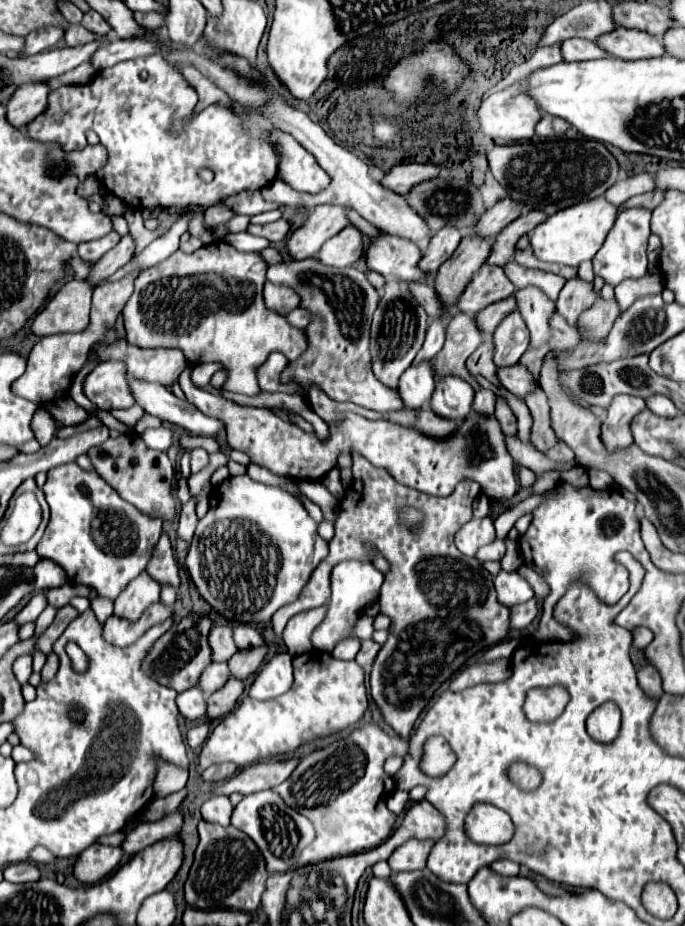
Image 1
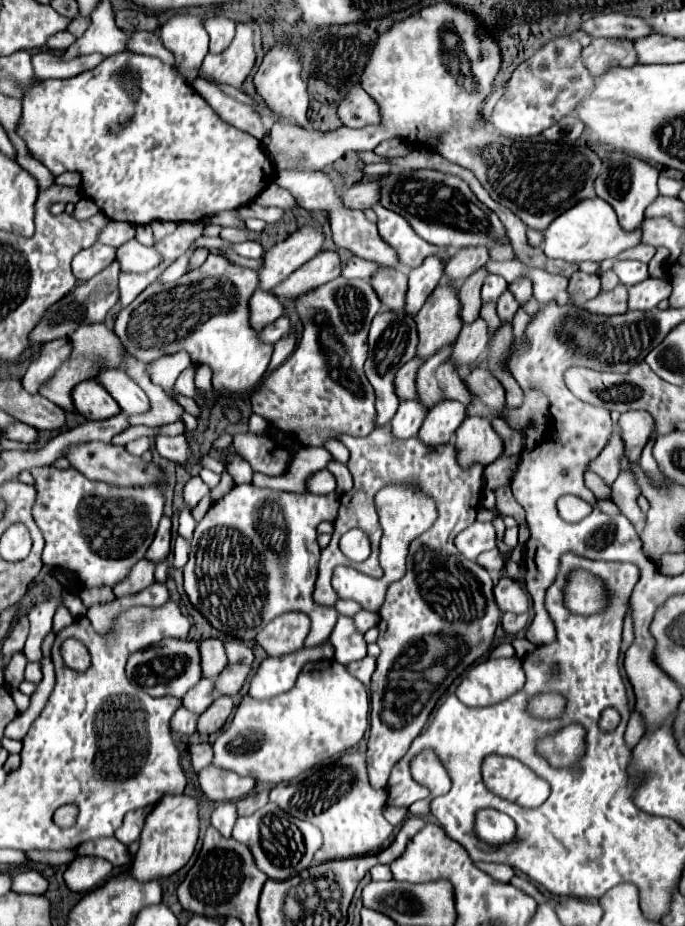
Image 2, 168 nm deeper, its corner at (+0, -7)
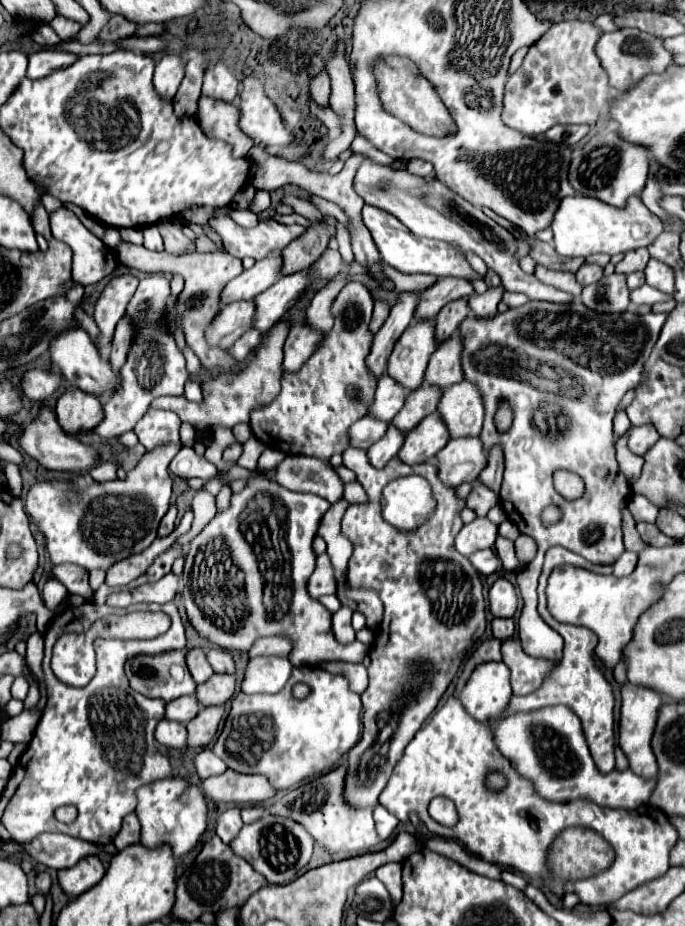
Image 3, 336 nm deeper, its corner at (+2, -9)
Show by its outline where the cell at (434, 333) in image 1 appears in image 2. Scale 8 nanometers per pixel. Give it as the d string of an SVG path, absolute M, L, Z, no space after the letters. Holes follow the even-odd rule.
M415 357L411 359L409 363L405 363L397 375L395 375L395 389L397 389L397 395L399 399L411 399L417 395L417 389L415 389L415 375L417 375L417 369L423 365L423 359Z

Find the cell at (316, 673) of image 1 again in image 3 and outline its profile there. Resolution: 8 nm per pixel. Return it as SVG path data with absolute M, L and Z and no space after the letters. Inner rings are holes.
M295 667L285 689L273 695L245 695L237 693L231 701L231 711L225 719L225 727L213 745L213 753L223 759L237 773L261 773L269 777L269 783L283 791L299 787L307 778L331 769L357 741L361 735L361 713L363 705L357 693L349 689L349 683L341 675L331 675L319 667ZM295 683L307 683L311 693L299 701L291 689Z

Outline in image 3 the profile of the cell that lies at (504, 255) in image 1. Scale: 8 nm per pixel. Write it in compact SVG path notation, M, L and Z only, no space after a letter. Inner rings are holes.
M457 299L457 301L451 301L449 305L445 305L441 309L441 313L437 313L435 317L435 325L437 325L437 343L449 339L455 331L457 331L457 325L469 315L469 307L467 307L467 301L465 299Z

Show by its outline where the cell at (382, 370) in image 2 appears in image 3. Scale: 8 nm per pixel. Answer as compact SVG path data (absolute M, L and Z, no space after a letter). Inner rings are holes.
M363 417L357 423L349 427L349 445L359 449L369 449L375 441L379 441L385 435L385 429L389 425L385 421L377 421L373 417Z

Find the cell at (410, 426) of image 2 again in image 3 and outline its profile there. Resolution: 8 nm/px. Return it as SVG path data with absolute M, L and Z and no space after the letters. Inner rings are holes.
M389 427L387 433L383 435L383 439L379 439L375 445L371 445L371 447L367 449L369 463L371 463L373 467L377 467L377 469L385 467L385 465L397 455L397 451L401 449L403 439L405 439L405 435L403 435L401 431L397 431L395 427Z

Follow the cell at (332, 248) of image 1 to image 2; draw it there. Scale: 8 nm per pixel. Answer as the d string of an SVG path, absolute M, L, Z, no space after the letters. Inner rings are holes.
M321 251L315 255L315 259L309 259L299 271L289 275L279 287L275 287L275 295L291 299L301 295L303 291L311 291L313 287L319 287L327 283L329 279L335 279L341 275L341 255L339 251Z

